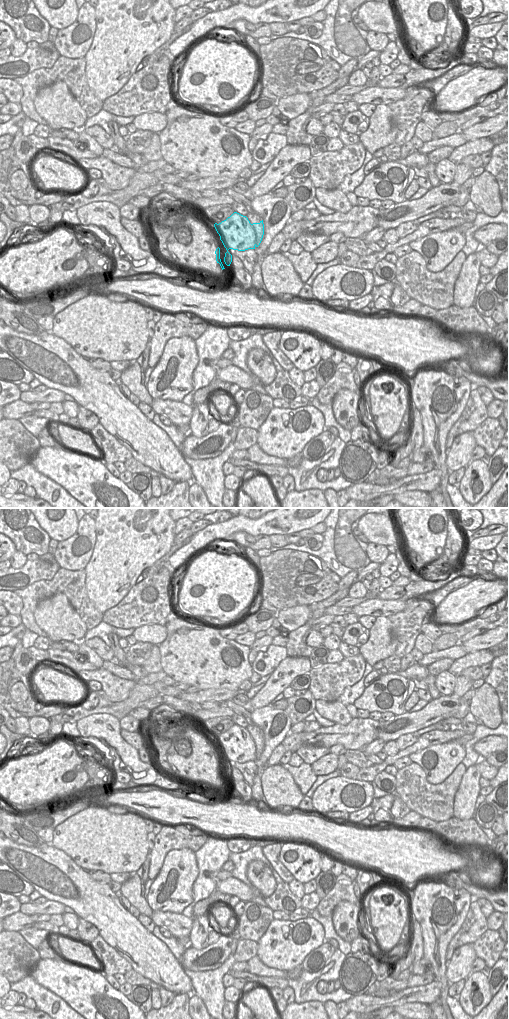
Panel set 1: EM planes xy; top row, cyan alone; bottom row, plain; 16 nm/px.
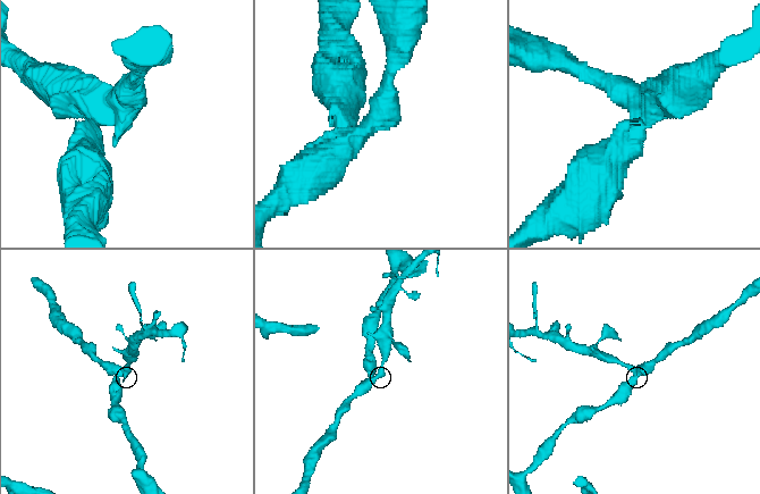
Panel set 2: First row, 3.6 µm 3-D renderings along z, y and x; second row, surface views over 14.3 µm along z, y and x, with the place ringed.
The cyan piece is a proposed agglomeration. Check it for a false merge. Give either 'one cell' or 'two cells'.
two cells

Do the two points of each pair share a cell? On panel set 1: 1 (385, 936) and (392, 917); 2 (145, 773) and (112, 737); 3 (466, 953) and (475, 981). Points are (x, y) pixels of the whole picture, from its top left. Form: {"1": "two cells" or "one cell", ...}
{"1": "one cell", "2": "one cell", "3": "two cells"}

